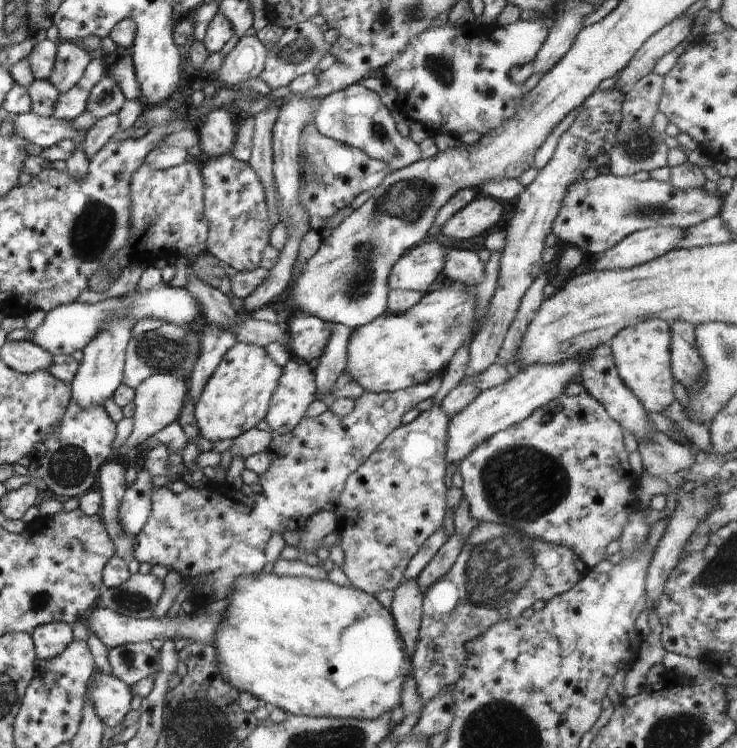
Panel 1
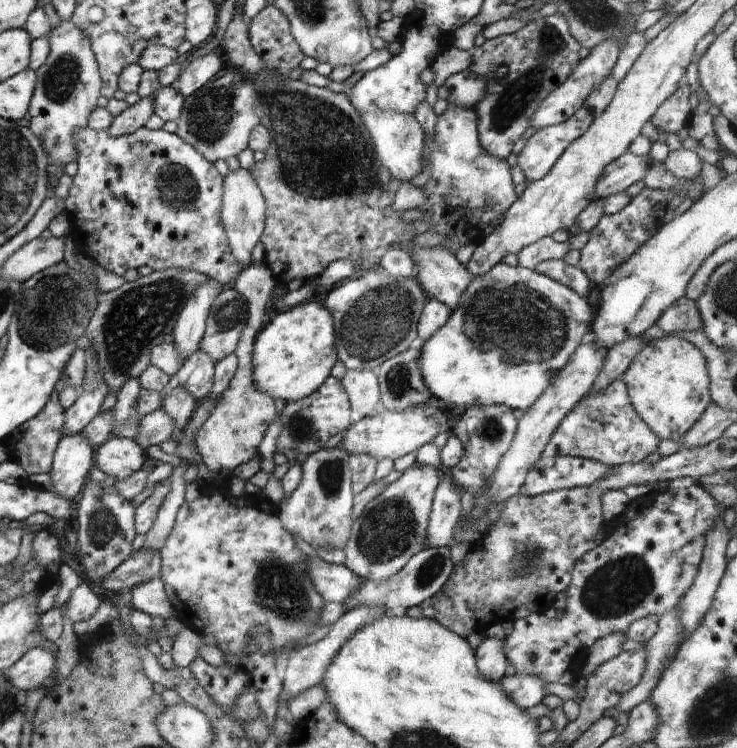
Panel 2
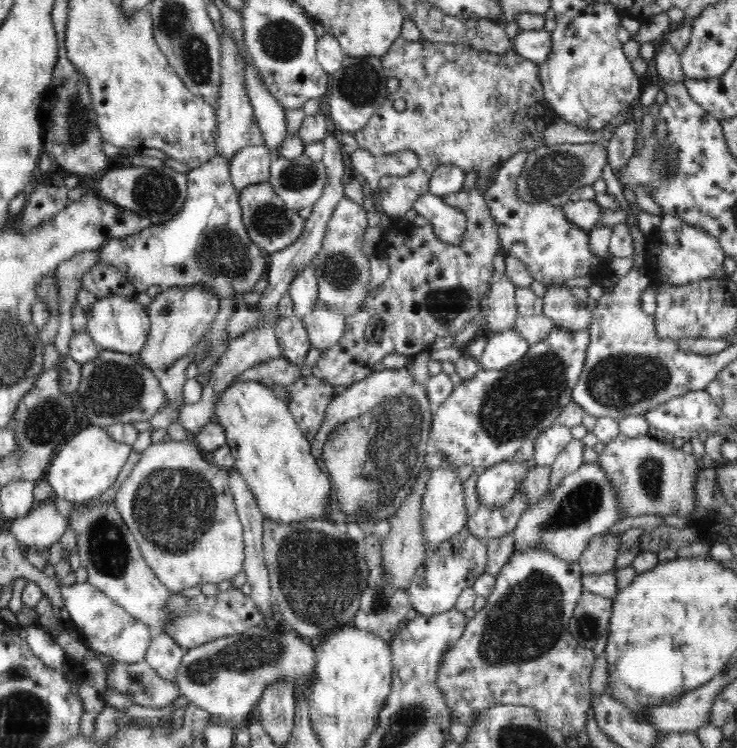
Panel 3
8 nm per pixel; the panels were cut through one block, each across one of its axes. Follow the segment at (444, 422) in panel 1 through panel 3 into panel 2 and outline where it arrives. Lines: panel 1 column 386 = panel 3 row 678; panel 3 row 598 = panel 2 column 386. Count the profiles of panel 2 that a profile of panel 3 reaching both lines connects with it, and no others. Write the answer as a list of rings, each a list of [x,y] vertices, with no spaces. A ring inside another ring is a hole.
[[[416,462],[380,491],[353,522],[345,544],[345,565],[356,576],[385,581],[394,576],[411,556],[427,546],[427,528],[433,498],[442,472]]]

